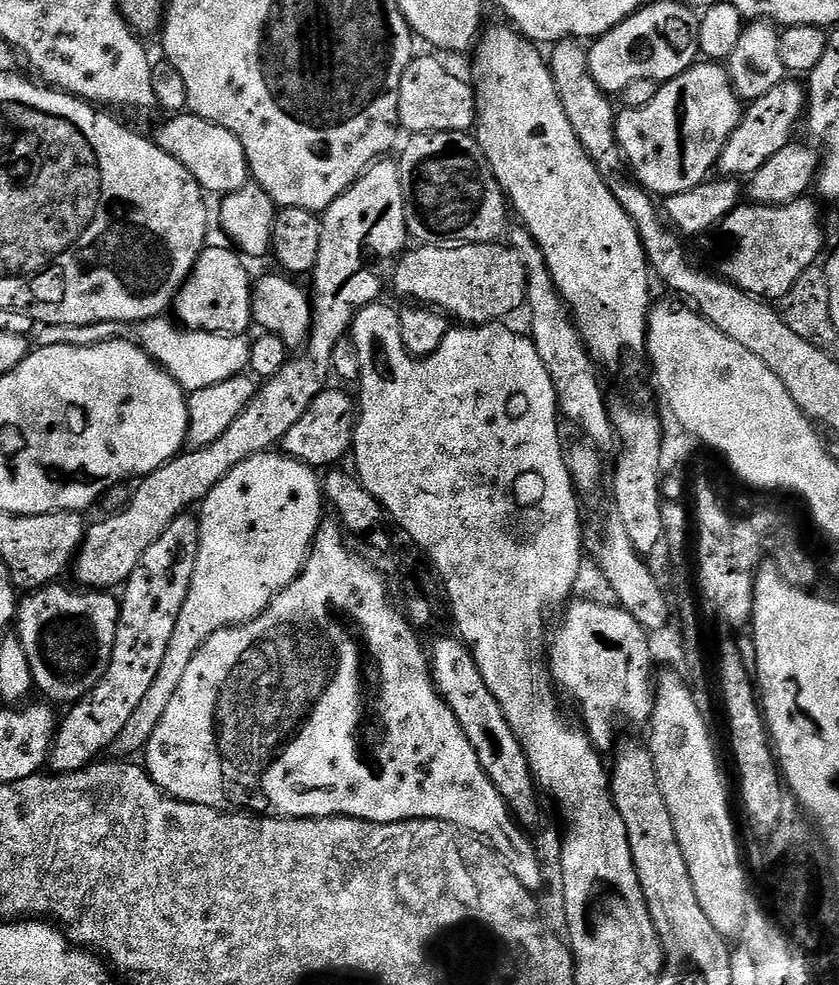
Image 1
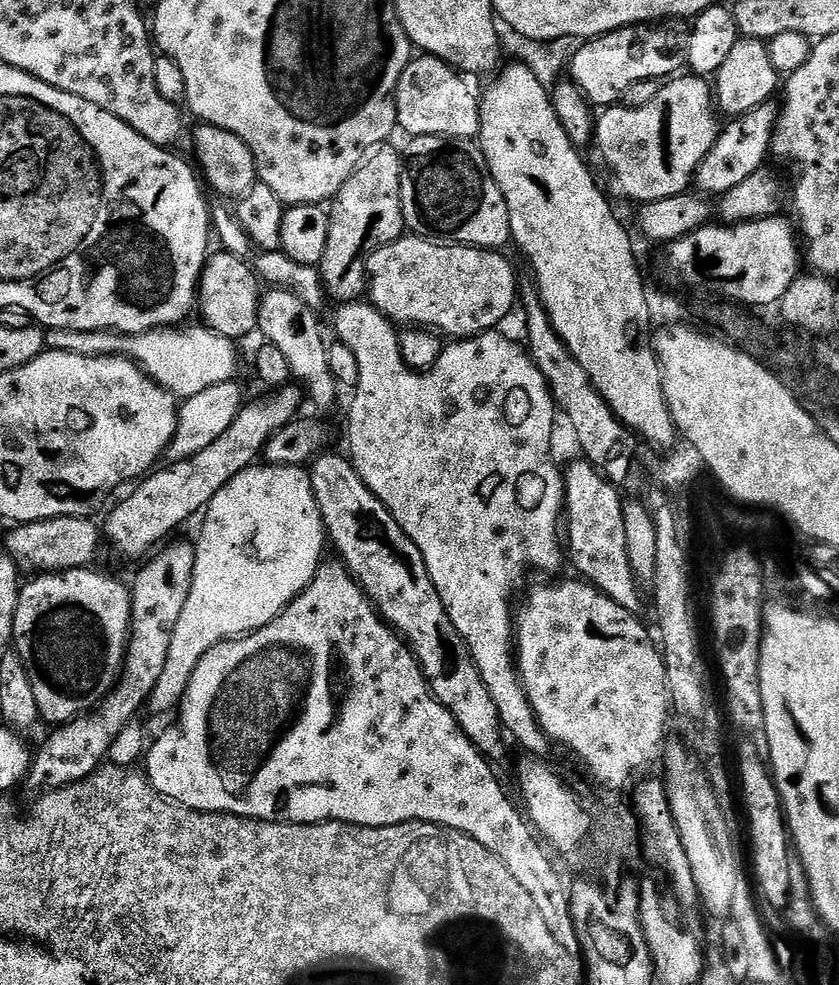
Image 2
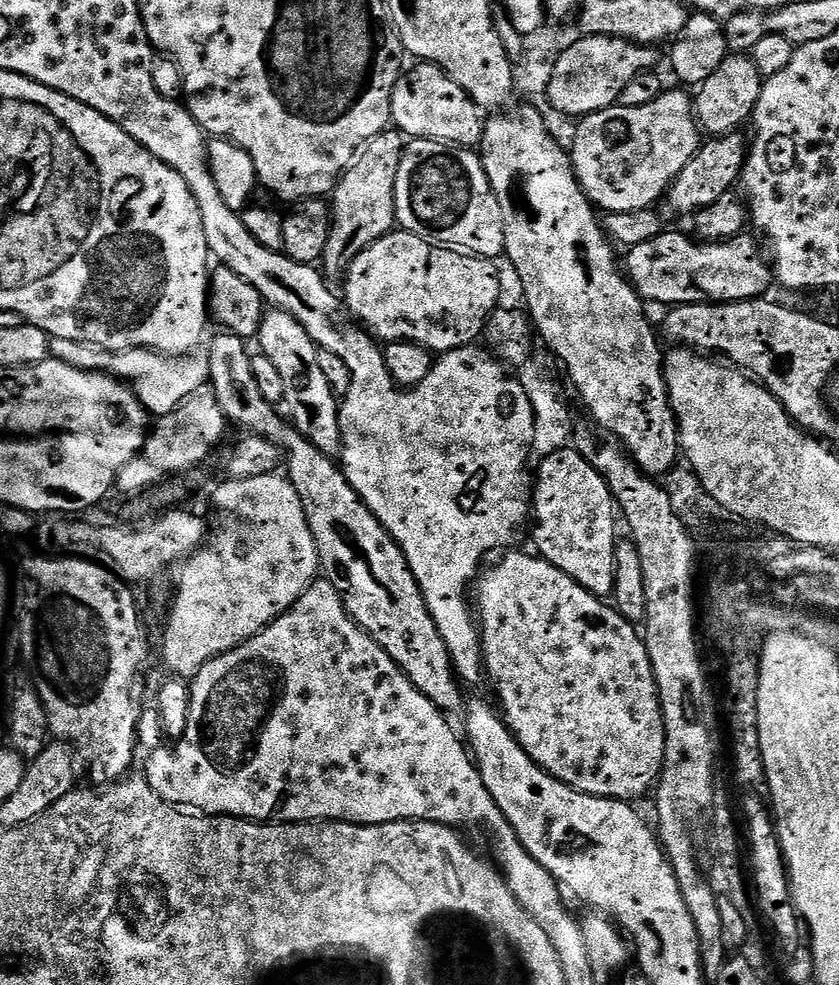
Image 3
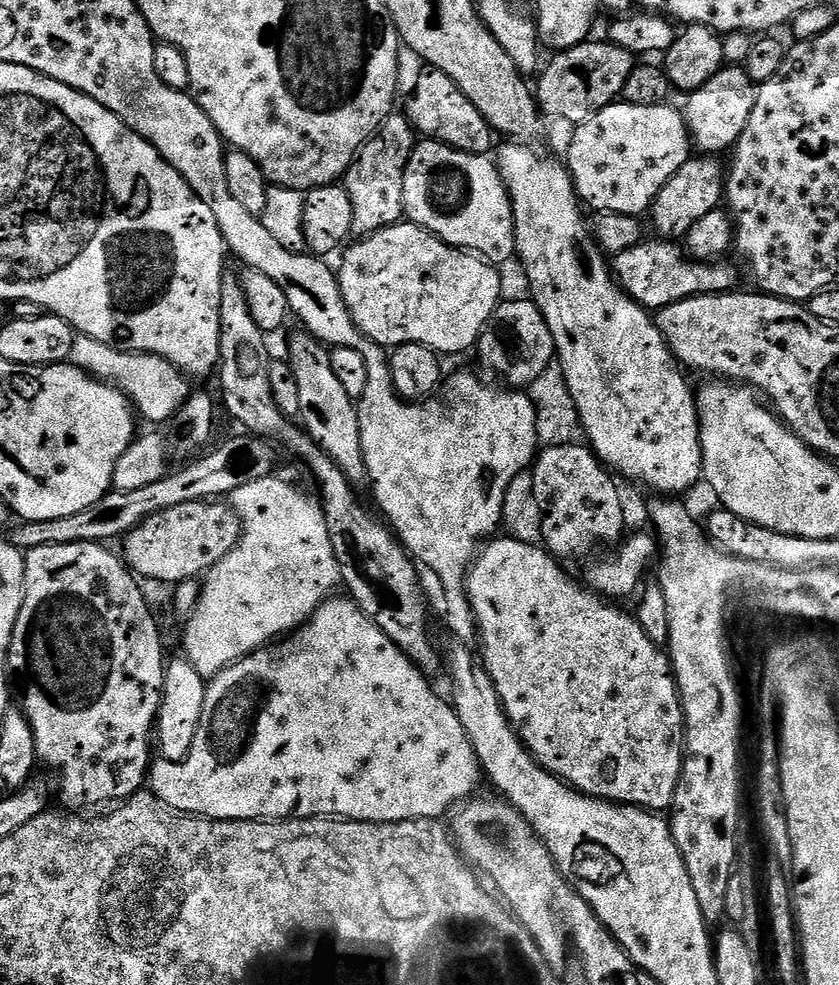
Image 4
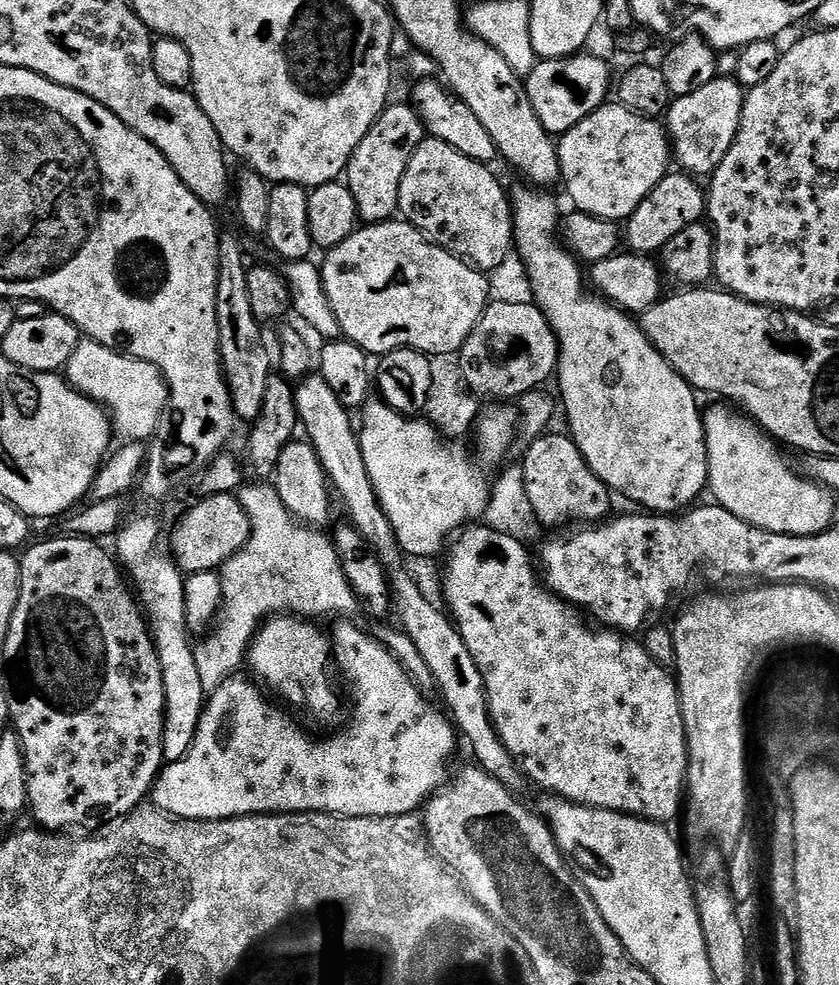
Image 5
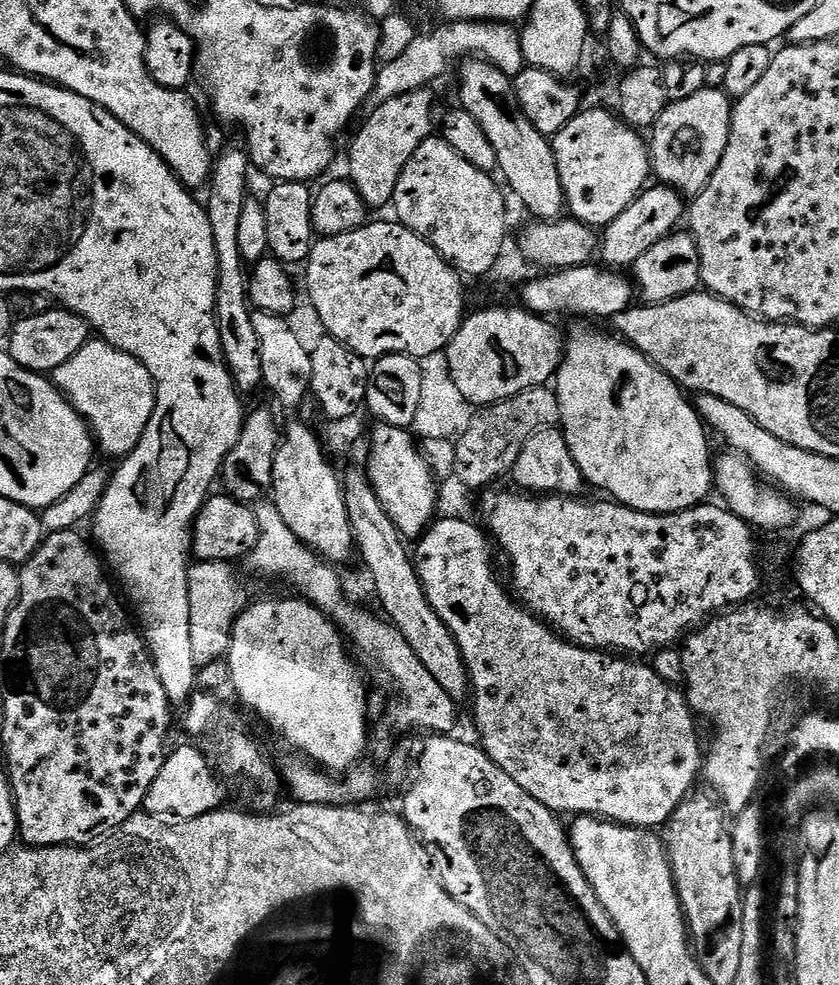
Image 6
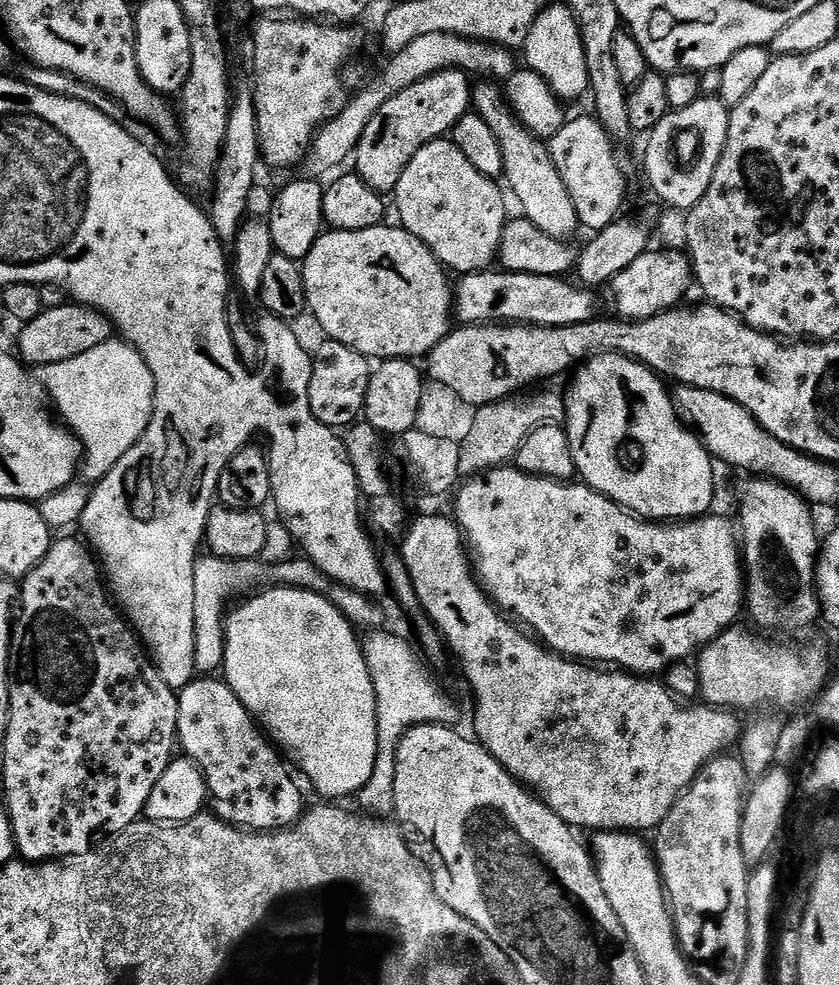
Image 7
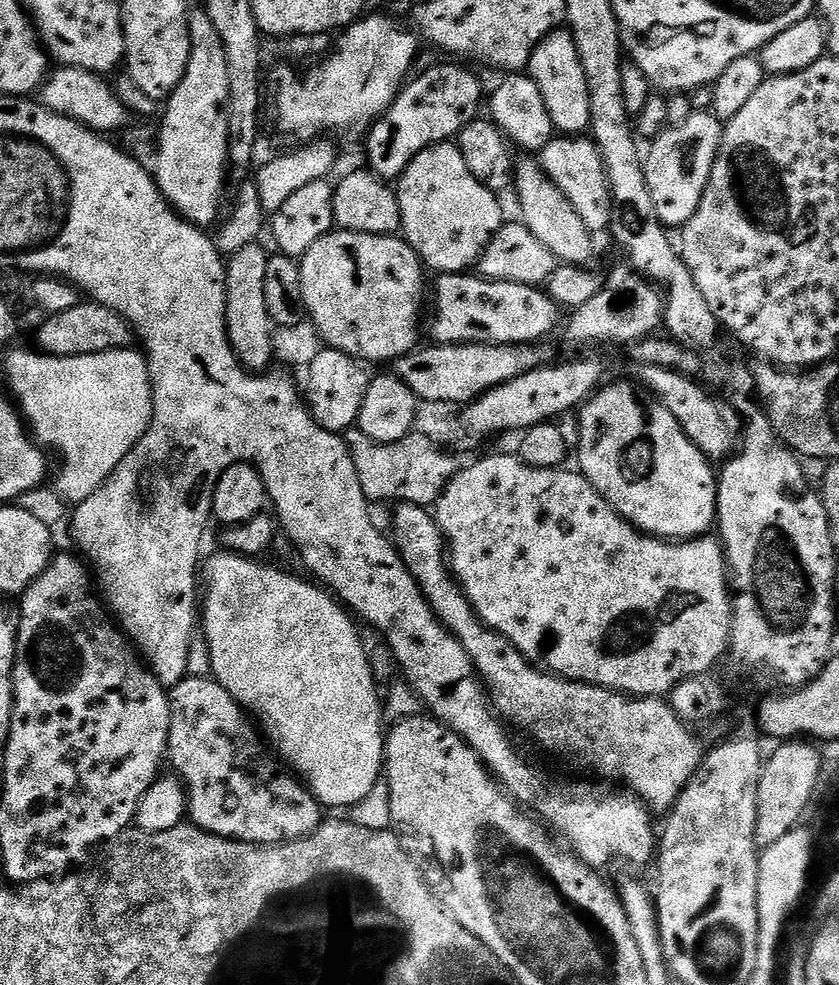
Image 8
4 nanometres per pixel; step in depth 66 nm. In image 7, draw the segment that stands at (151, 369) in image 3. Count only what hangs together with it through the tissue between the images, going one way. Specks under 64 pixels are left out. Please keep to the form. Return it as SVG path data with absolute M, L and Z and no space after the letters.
M113 338L102 342L102 346L94 346L94 350L86 350L86 354L78 354L78 358L66 358L66 362L43 365L39 372L39 387L46 393L55 415L80 442L83 479L95 482L110 474L110 470L118 466L118 458L122 458L122 454L126 454L126 450L130 450L130 446L134 446L138 438L144 436L152 417L152 395L156 393L154 378L142 354L138 354L138 350L134 350L124 340Z

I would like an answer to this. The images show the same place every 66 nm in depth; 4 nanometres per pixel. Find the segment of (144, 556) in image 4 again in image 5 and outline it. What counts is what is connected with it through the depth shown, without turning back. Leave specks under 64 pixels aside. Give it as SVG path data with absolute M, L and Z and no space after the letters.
M218 494L197 499L197 504L181 518L172 532L170 555L185 574L216 572L246 546L252 537L252 523L239 499L232 494Z

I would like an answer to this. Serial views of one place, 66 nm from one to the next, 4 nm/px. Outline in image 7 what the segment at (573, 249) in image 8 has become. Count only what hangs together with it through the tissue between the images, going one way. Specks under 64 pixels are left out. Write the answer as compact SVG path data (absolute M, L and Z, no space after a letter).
M480 82L472 90L472 108L475 115L480 116L486 126L498 138L498 146L502 146L502 162L504 163L503 179L508 180L507 191L516 195L520 203L523 219L534 222L538 230L563 240L572 238L576 228L581 227L580 219L574 206L574 198L570 198L570 190L566 190L566 182L562 182L562 174L558 174L558 166L554 166L554 158L549 145L539 140L536 135L526 130L522 122L512 112L507 95L496 88L492 82Z

